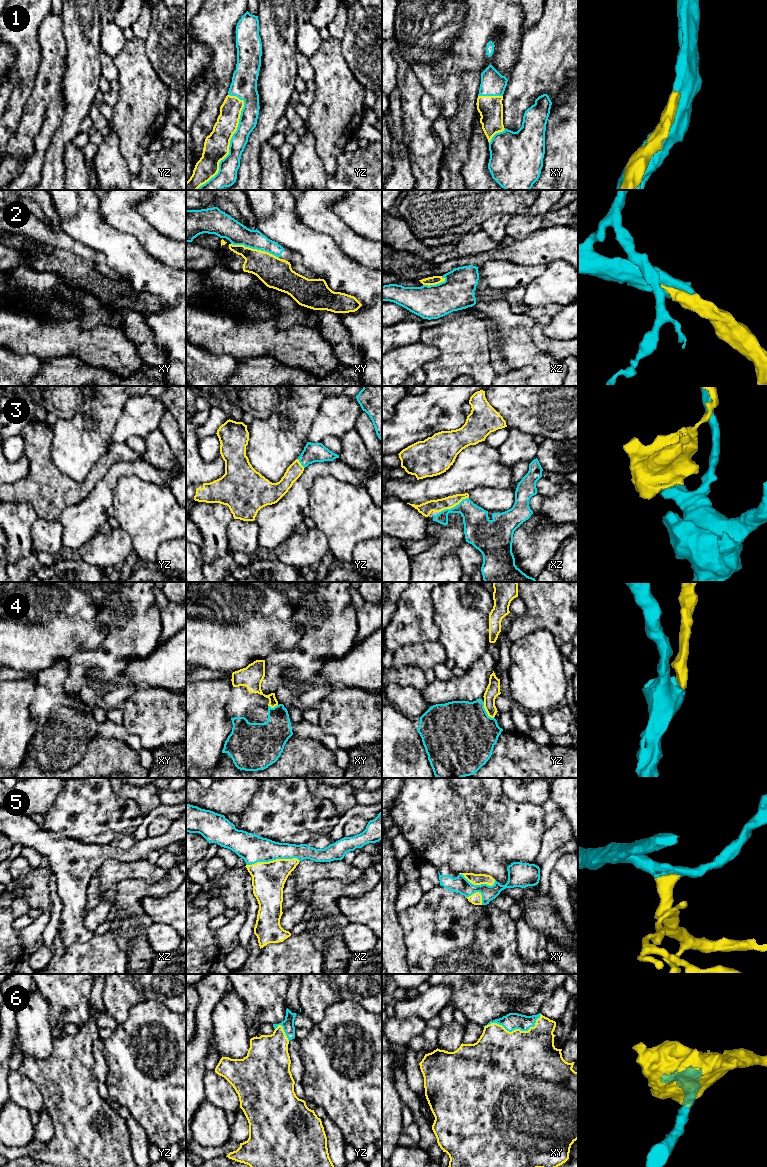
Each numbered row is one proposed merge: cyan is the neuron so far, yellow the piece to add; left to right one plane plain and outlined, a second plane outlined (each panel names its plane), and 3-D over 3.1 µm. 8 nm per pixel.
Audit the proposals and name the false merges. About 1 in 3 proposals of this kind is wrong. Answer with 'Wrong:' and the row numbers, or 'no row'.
Wrong: 2

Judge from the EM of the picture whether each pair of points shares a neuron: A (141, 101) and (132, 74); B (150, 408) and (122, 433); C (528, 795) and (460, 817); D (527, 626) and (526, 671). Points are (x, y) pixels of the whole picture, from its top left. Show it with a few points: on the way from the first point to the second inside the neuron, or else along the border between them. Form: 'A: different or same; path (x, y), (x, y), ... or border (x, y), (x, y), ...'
A: same; path (141, 94), (138, 81)
B: same; path (143, 413), (129, 426)
C: different; border (501, 788), (512, 800), (535, 805)
D: different; border (551, 633), (545, 629), (534, 629), (510, 644)

